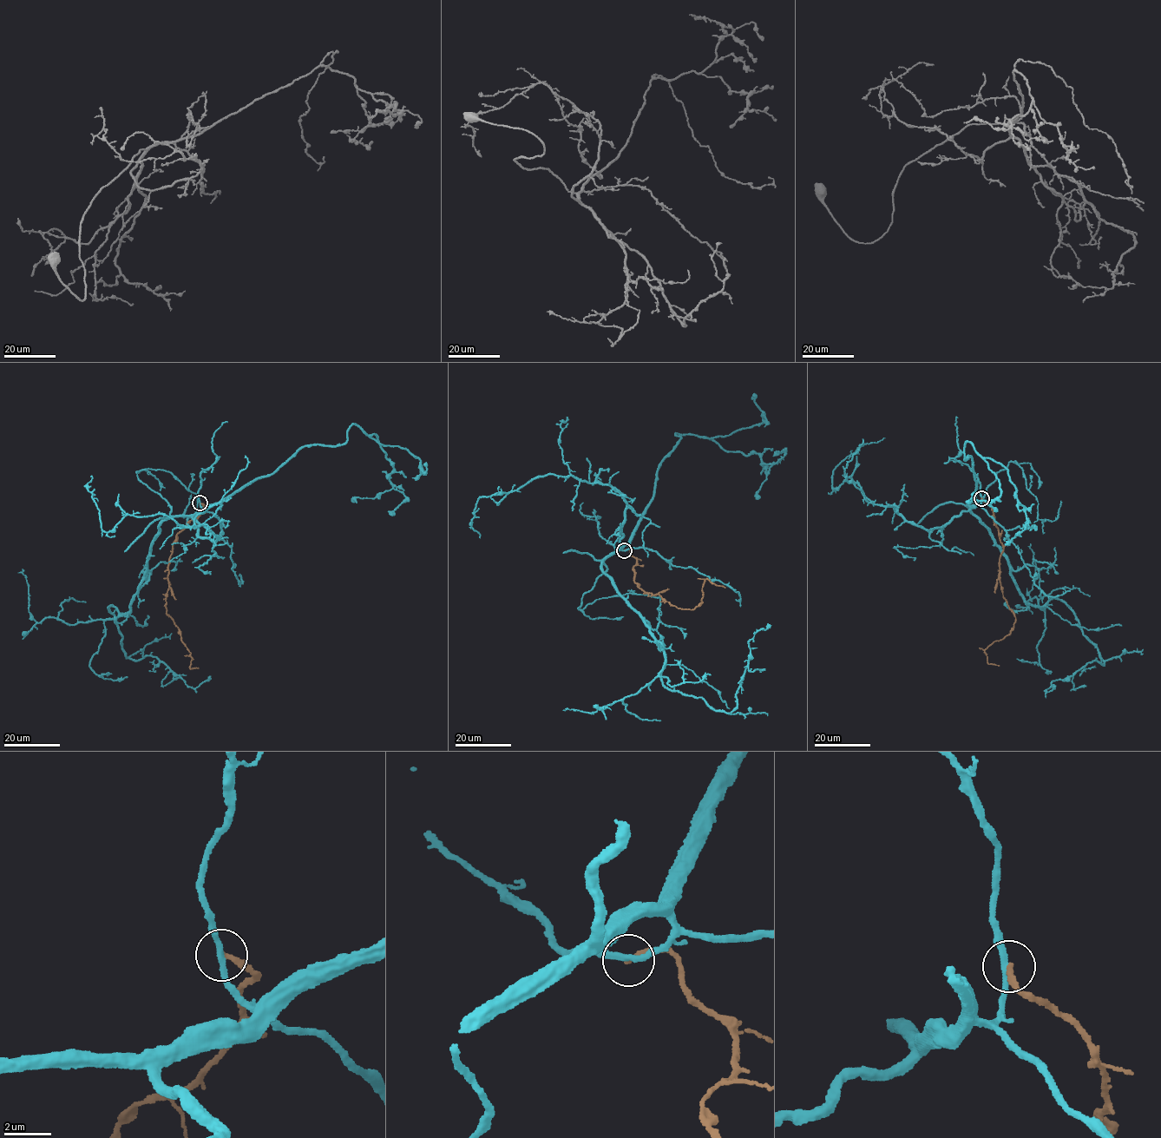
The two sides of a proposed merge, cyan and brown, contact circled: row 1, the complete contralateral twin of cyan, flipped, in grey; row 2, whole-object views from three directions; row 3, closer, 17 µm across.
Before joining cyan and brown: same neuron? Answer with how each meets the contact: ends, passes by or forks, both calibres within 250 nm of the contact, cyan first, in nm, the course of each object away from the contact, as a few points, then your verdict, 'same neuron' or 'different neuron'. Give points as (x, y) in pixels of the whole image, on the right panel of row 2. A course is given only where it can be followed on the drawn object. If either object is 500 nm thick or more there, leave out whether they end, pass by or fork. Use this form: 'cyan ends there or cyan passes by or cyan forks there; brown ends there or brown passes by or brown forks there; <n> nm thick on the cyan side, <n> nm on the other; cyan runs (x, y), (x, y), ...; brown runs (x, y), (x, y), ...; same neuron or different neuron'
cyan passes by; brown ends there; 240 nm thick on the cyan side, 240 nm on the other; cyan runs (982, 498), (967, 504), (1023, 600), (1061, 599), (1105, 661), (1046, 693), (1052, 684); brown runs (982, 498), (998, 528), (1003, 549), (1000, 582), (1015, 618), (1010, 634), (985, 651), (989, 664), (999, 666); different neuron

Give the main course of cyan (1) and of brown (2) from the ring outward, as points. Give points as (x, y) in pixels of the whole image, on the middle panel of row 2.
1: (624, 550), (627, 545), (606, 555), (602, 568), (660, 644), (669, 688), (731, 713), (749, 641), (768, 623)
2: (624, 550), (630, 550), (636, 559), (634, 582), (638, 587), (678, 608), (698, 606), (706, 579), (725, 588)

